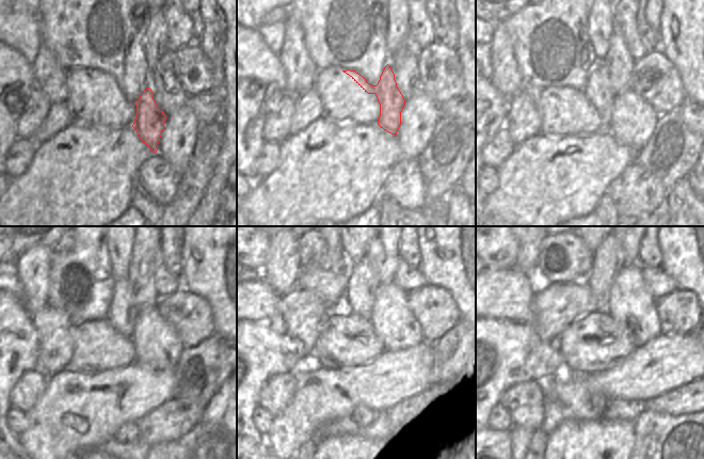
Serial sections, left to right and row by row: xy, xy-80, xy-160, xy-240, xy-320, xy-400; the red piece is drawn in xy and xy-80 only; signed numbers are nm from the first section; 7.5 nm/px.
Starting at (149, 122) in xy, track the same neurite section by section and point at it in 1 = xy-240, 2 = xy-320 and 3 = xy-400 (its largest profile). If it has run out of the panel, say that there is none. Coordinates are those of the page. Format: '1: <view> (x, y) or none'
1: xy-240 (123, 312)
2: xy-320 (360, 298)
3: xy-400 (608, 257)

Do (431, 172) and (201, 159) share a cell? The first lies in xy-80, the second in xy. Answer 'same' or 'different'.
same

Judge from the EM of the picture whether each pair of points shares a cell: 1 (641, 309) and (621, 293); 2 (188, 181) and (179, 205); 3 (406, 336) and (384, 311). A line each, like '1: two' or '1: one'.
1: one
2: one
3: one

